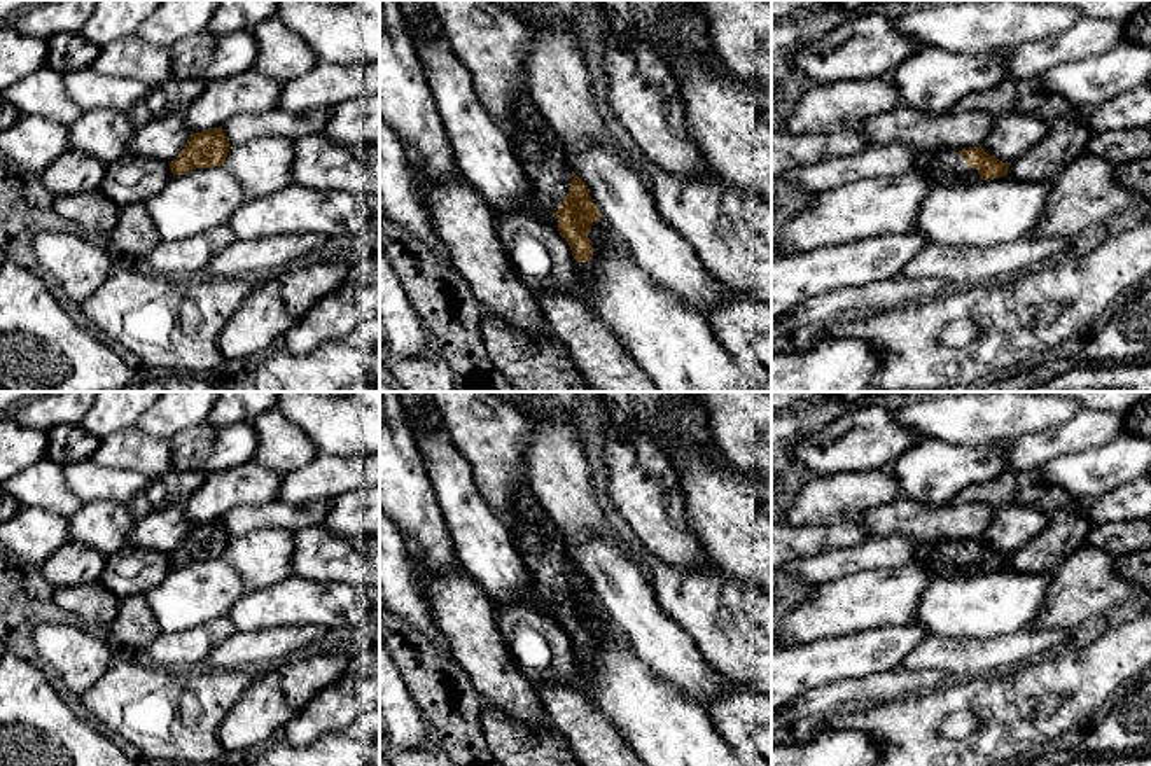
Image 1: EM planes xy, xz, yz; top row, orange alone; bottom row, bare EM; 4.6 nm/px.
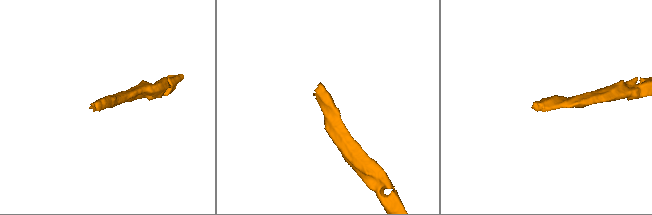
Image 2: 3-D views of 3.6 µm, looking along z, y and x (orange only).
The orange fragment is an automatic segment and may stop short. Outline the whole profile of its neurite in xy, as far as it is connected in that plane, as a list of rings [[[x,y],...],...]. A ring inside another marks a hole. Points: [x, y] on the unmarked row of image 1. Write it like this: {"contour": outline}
{"contour": [[[222,518],[192,525],[182,544],[170,554],[170,561],[173,567],[182,567],[196,560],[224,558],[229,540]]]}

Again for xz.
{"contour": [[[530,488],[514,495],[516,521],[507,525],[514,546],[535,584],[537,596],[569,635],[574,652],[593,649],[588,630],[591,616],[602,610],[588,577],[570,561],[567,542]]]}

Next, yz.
{"contour": [[[969,539],[955,544],[929,544],[917,547],[913,561],[927,567],[936,577],[959,572],[974,574],[1006,568],[1009,554],[990,547],[983,539]]]}

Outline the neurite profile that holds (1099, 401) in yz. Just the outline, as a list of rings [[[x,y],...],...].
[[[1048,392],[1074,399],[1081,409],[1093,411],[1123,411],[1127,413],[1151,392]]]

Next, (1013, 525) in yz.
[[[1025,502],[1004,504],[995,509],[994,518],[981,539],[1002,554],[1011,554],[1039,535],[1048,525],[1050,511]]]

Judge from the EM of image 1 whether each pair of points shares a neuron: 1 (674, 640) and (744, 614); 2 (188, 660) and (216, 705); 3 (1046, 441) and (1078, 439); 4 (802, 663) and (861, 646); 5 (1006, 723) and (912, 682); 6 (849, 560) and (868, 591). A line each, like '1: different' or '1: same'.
1: different
2: different
3: same
4: same
5: different
6: different

